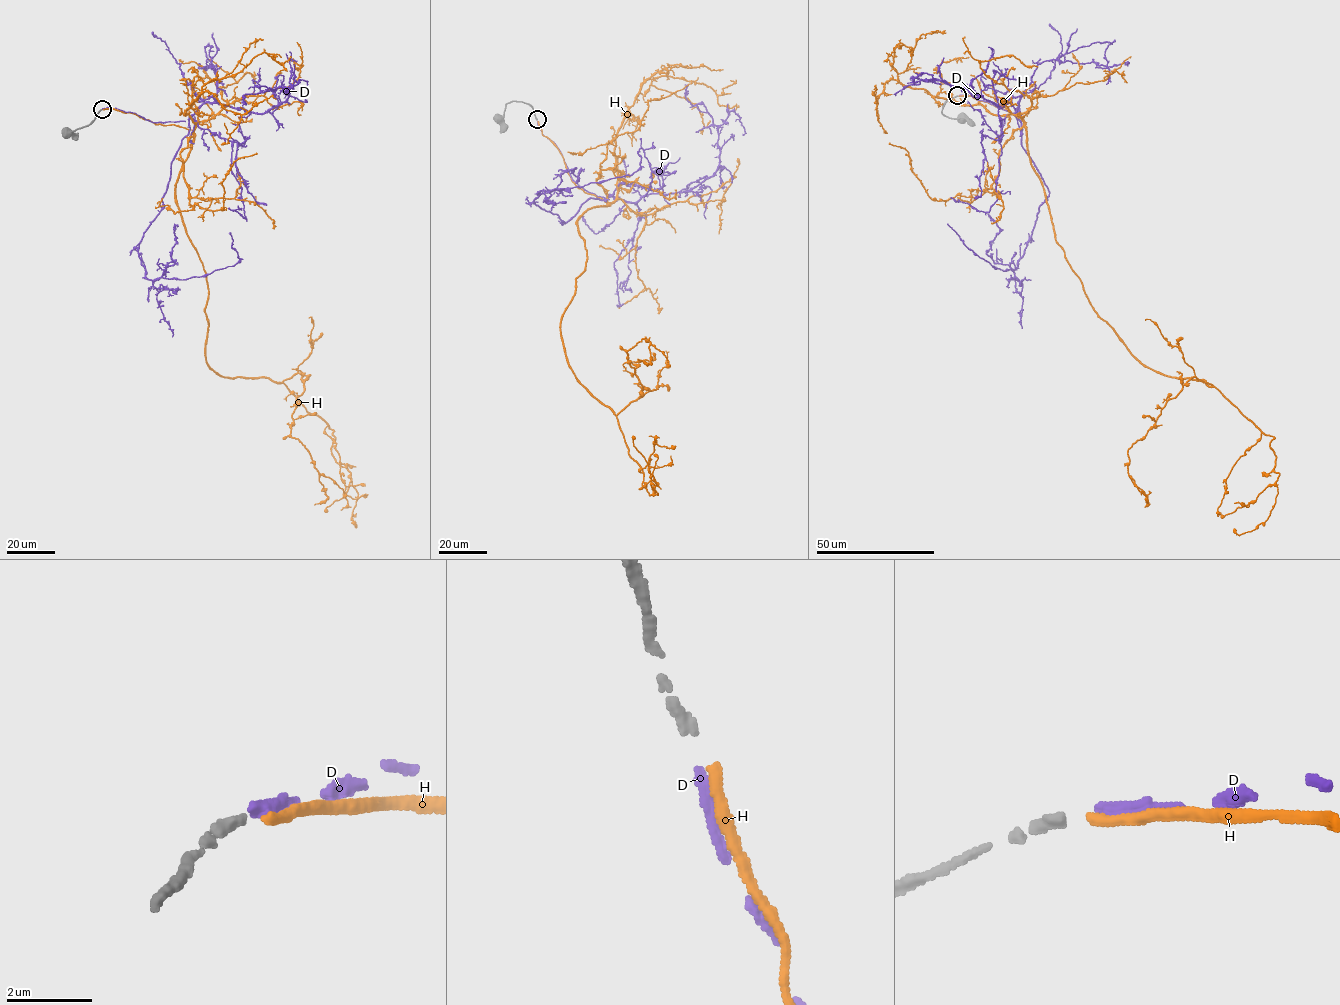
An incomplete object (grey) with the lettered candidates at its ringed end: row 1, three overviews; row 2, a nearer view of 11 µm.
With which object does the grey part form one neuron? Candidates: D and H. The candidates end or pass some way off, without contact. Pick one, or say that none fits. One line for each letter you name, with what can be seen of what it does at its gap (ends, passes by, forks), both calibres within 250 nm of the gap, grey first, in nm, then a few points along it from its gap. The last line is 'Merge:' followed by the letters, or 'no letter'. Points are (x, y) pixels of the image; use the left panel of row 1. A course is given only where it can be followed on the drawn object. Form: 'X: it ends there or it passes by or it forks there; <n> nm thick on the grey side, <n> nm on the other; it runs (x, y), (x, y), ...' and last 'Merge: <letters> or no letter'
D: it ends there; 280 nm thick on the grey side, 320 nm on the other; it runs (102, 109), (189, 119), (163, 208), (138, 247), (145, 276), (185, 279), (233, 266), (229, 232)
Merge: D

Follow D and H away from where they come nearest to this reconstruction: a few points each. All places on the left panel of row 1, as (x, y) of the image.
D: (102, 109), (189, 119), (163, 208), (138, 247), (145, 276), (185, 279), (233, 266), (229, 232)
H: (103, 109), (192, 130), (175, 200), (205, 272), (207, 362), (282, 382), (328, 424), (358, 495), (351, 522)

